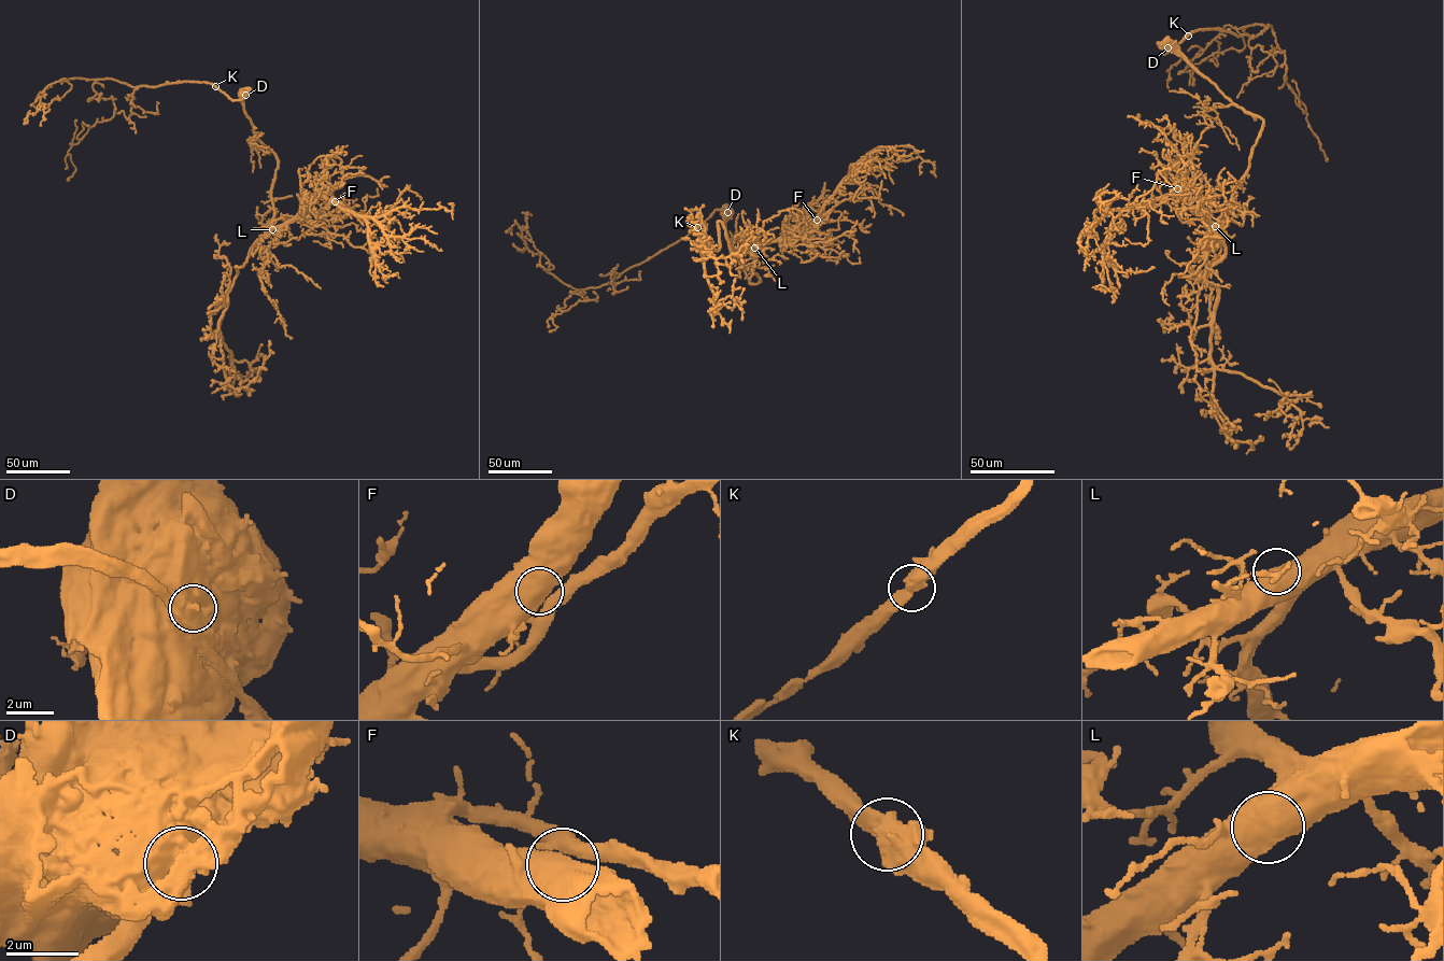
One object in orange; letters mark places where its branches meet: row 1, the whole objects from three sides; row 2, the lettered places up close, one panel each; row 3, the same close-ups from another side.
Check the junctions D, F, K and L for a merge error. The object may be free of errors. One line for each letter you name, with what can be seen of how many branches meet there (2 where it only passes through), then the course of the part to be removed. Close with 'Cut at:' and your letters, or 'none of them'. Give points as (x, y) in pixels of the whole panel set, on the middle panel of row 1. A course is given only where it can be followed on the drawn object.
D: 1 branches meet; foreign part runs (727, 212), (716, 209), (609, 282), (575, 292), (596, 301), (579, 300), (551, 316), (557, 326), (549, 331)
Cut at: D

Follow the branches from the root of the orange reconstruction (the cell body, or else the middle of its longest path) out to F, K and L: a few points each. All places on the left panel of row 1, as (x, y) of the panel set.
F: (244, 93), (244, 110), (255, 136), (278, 161), (271, 194), (271, 225), (287, 224), (312, 200), (335, 201)
K: (244, 93), (241, 99), (232, 100), (215, 86)
L: (244, 93), (244, 110), (255, 136), (278, 161), (271, 194), (272, 229)

